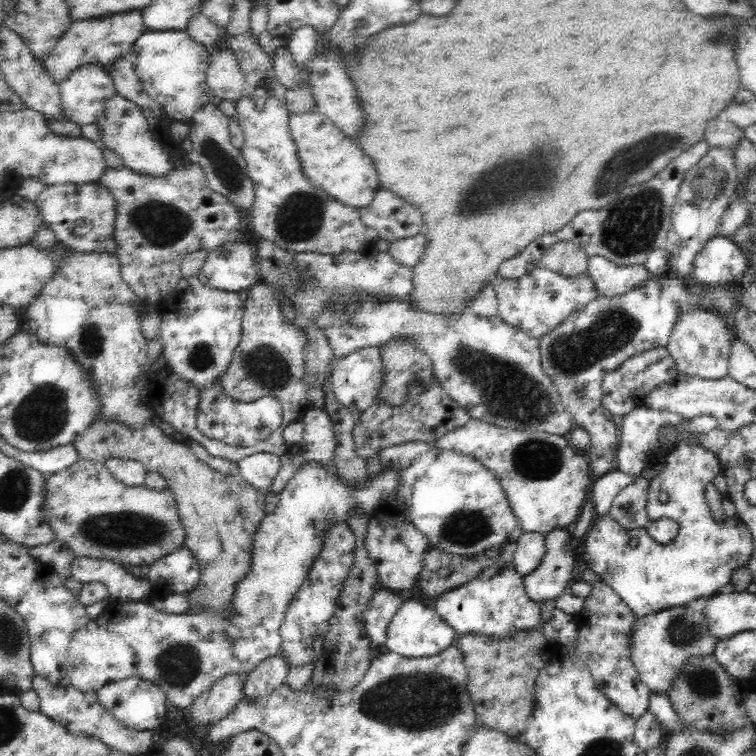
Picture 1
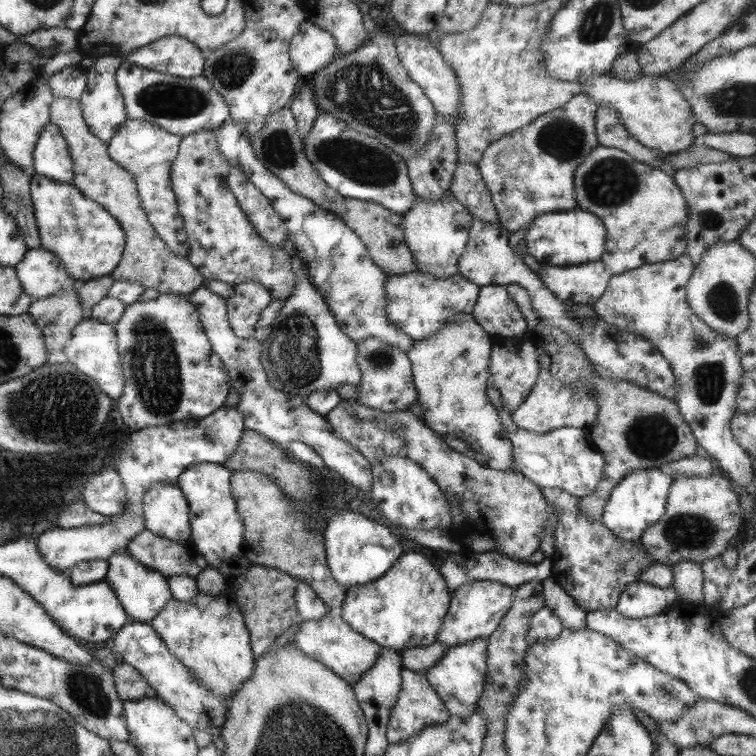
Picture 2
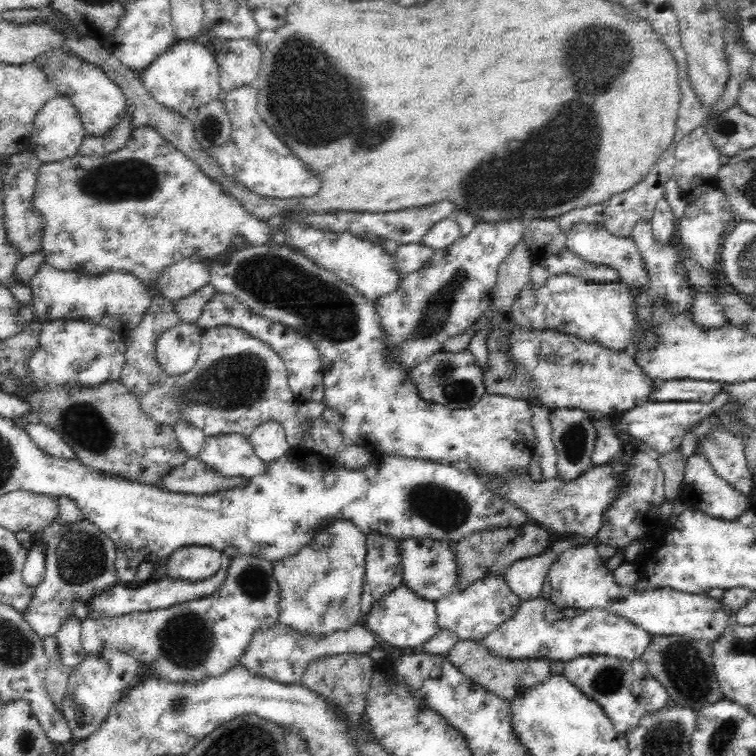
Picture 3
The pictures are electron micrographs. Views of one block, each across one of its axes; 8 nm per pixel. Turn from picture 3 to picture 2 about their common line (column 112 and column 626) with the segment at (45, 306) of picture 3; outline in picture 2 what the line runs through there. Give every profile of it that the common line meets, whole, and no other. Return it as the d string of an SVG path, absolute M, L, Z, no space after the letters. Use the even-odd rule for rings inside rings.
M683 253L667 262L644 264L618 275L610 275L607 288L592 308L603 322L612 324L619 331L628 330L650 342L659 351L675 377L677 390L673 401L678 406L682 419L689 425L700 452L717 462L722 475L732 482L736 490L747 488L755 478L751 457L737 444L729 430L729 419L735 412L735 391L742 371L739 351L733 338L717 334L689 308L686 301L686 284L693 269L689 257Z

